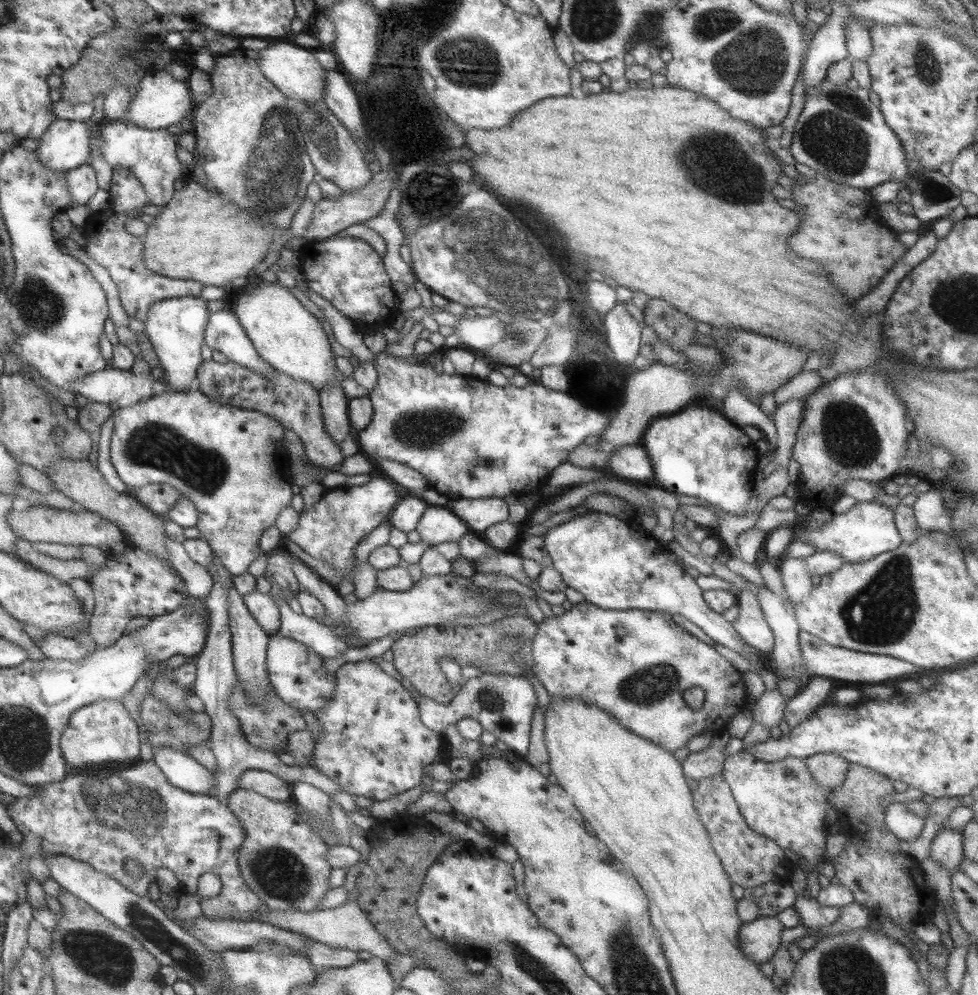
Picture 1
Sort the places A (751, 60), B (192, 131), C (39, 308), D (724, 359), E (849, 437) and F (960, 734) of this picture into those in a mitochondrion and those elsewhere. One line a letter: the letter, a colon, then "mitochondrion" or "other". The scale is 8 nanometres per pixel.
A: mitochondrion
B: other
C: mitochondrion
D: other
E: mitochondrion
F: other

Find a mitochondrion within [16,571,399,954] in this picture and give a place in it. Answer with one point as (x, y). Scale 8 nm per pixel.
(122, 811)

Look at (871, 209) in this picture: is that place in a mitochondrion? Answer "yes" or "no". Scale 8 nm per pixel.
no

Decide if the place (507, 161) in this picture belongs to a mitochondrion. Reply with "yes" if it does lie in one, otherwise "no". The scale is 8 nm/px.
no

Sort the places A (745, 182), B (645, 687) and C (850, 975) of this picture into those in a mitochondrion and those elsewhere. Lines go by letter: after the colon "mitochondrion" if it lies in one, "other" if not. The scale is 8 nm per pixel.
A: mitochondrion
B: mitochondrion
C: mitochondrion

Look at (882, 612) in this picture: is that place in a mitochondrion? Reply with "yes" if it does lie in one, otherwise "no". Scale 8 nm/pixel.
yes

